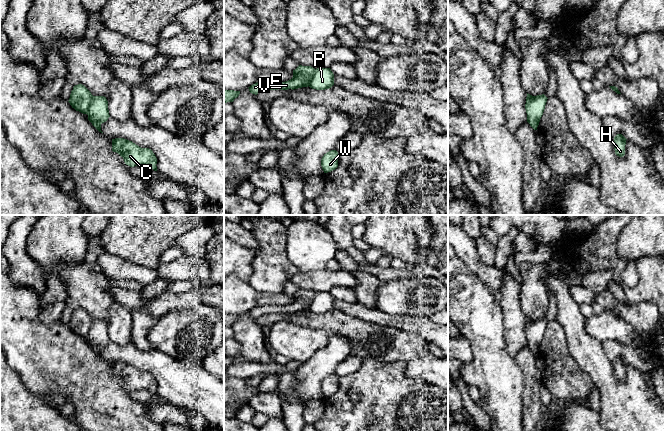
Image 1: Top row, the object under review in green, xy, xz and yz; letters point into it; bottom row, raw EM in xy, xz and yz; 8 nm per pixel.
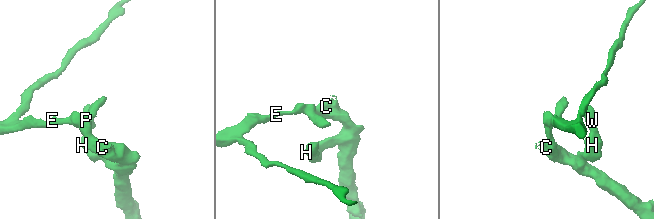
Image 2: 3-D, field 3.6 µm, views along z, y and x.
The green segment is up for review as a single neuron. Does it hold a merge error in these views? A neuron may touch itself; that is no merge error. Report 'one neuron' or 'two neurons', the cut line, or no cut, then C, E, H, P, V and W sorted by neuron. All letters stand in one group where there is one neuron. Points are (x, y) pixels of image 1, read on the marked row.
two neurons | xy (93, 96), (85, 113) | C H P W / E V

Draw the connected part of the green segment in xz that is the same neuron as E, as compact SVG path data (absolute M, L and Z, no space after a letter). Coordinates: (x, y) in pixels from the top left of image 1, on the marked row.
M299 65L293 70L293 77L285 82L277 81L265 81L257 82L251 85L249 88L250 93L257 95L260 92L267 90L288 90L298 89L302 87L308 87L309 83L314 75L315 68L311 66Z

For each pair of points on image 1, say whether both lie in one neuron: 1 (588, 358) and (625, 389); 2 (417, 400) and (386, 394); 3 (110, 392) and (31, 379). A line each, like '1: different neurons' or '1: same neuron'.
1: same neuron
2: same neuron
3: same neuron

